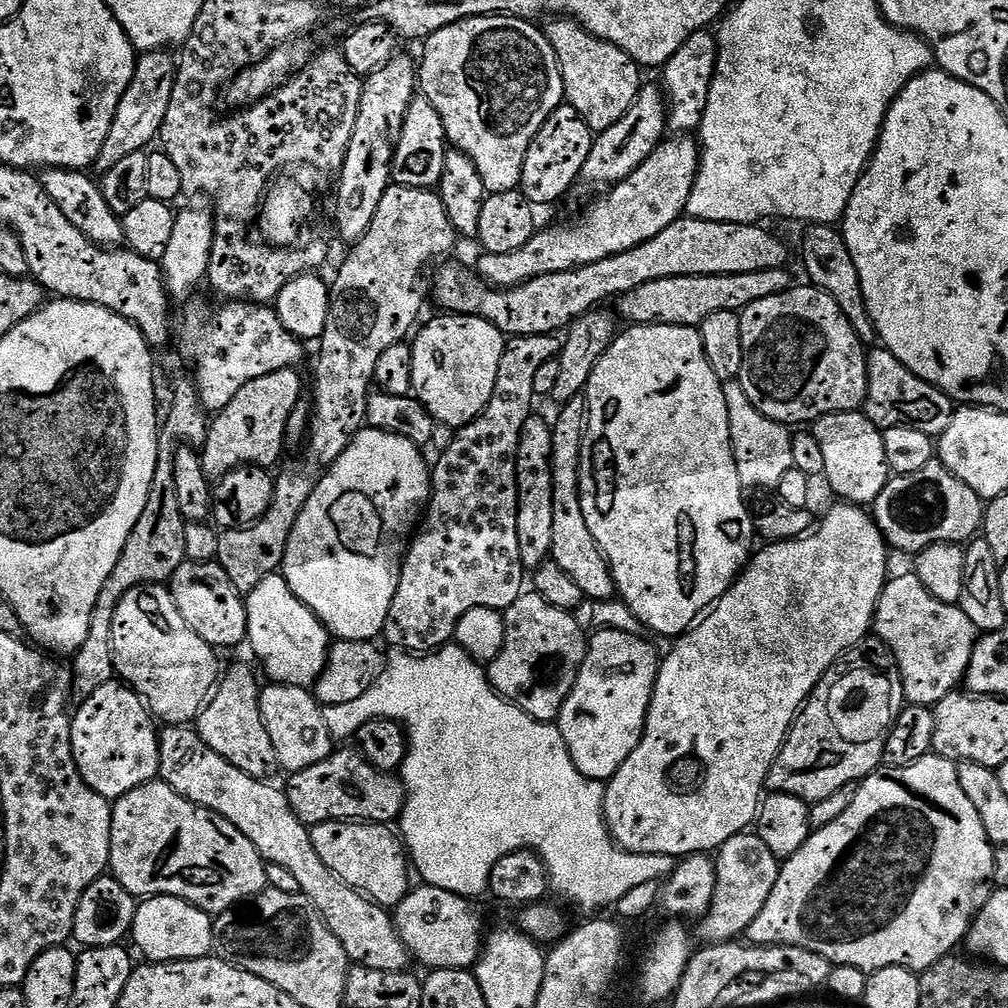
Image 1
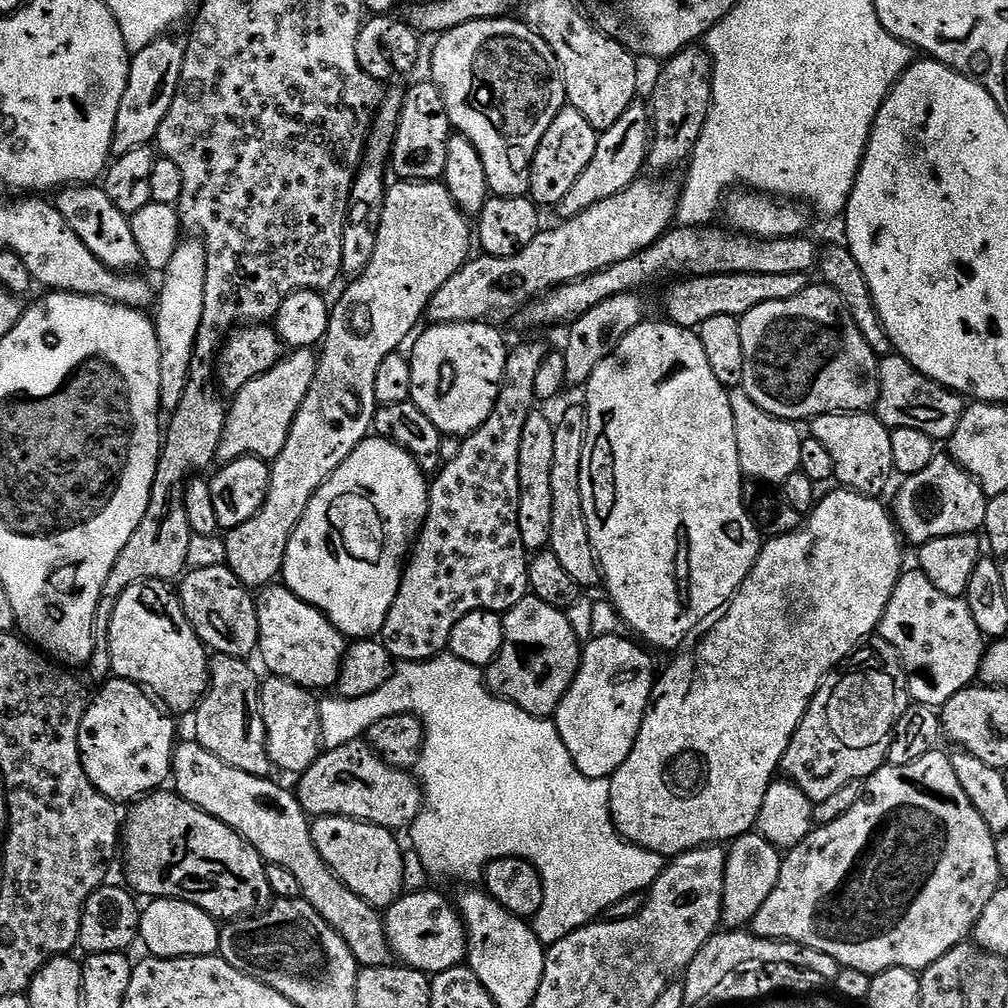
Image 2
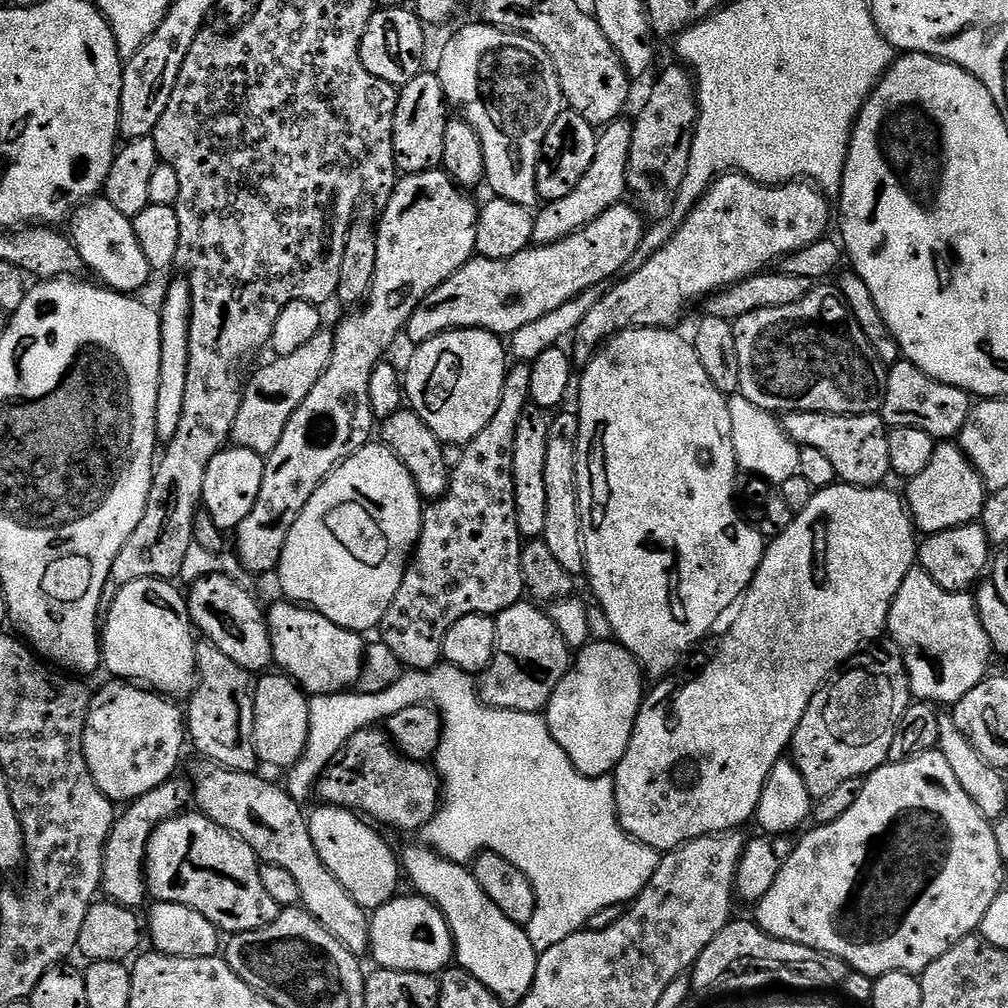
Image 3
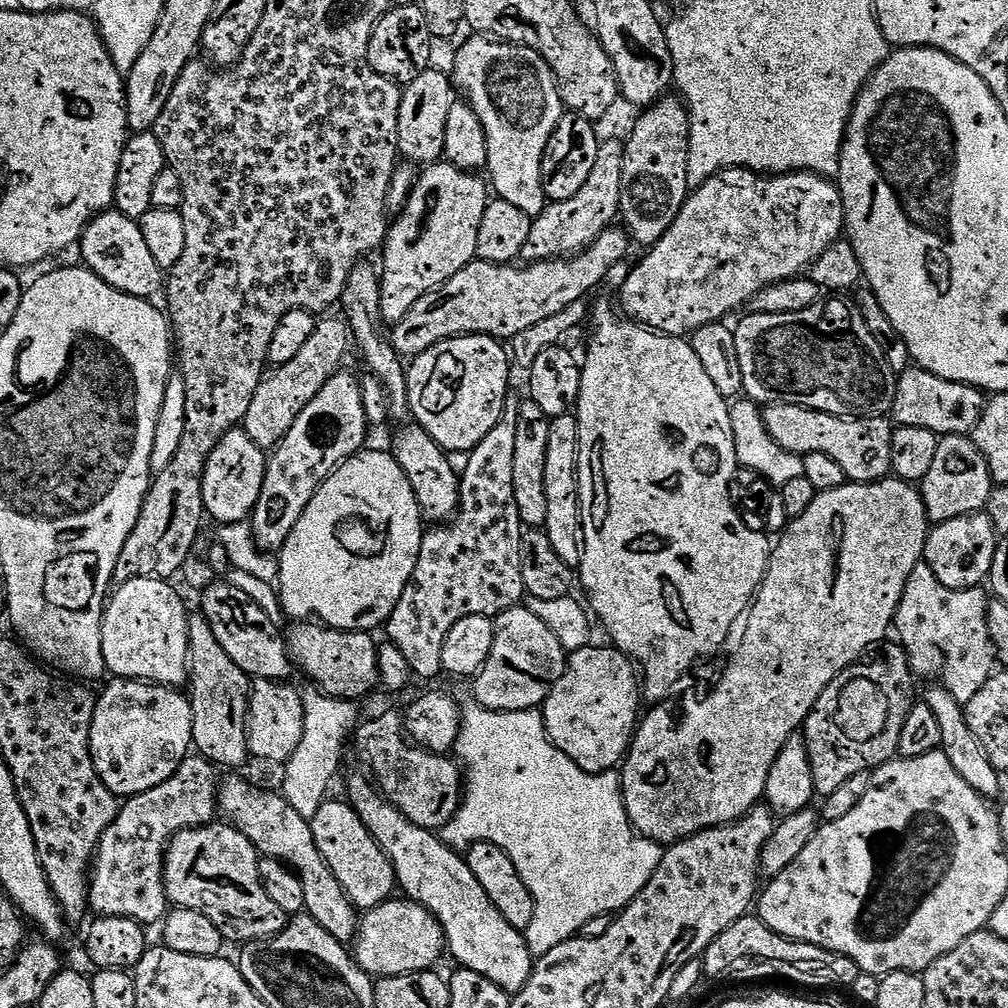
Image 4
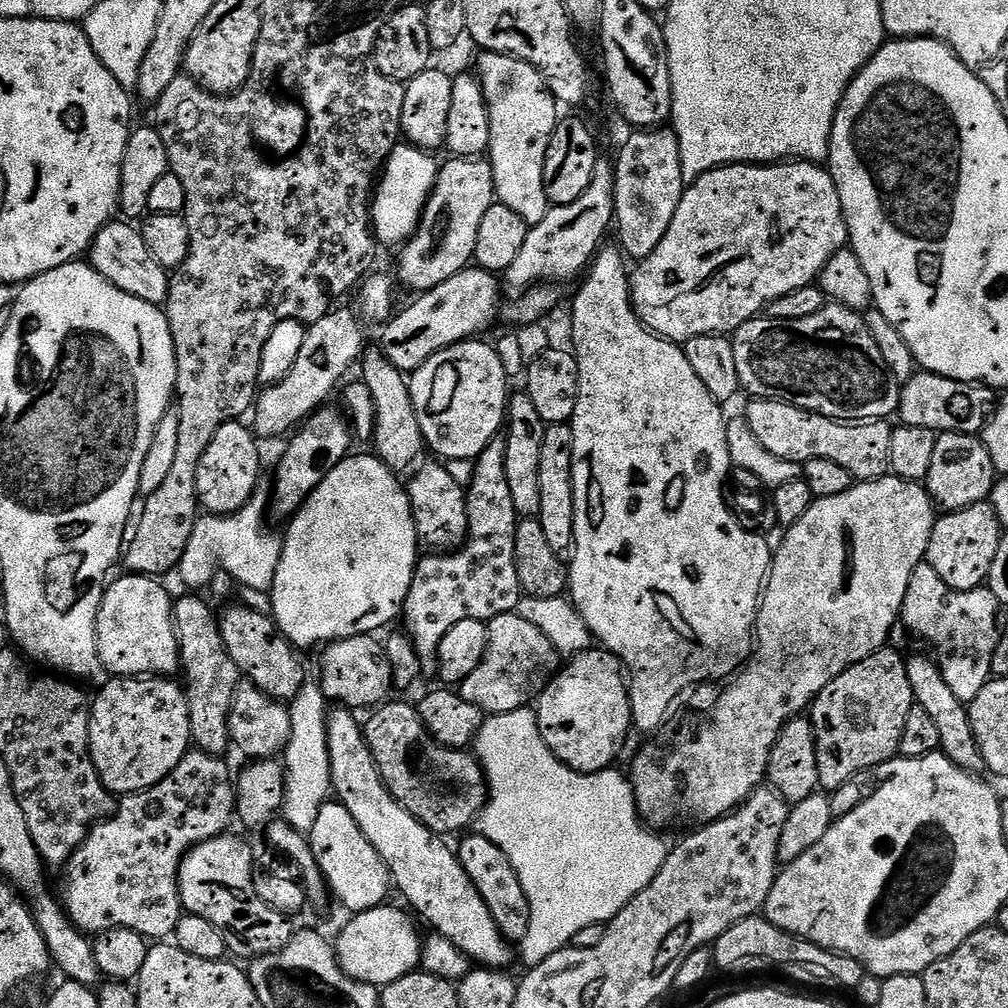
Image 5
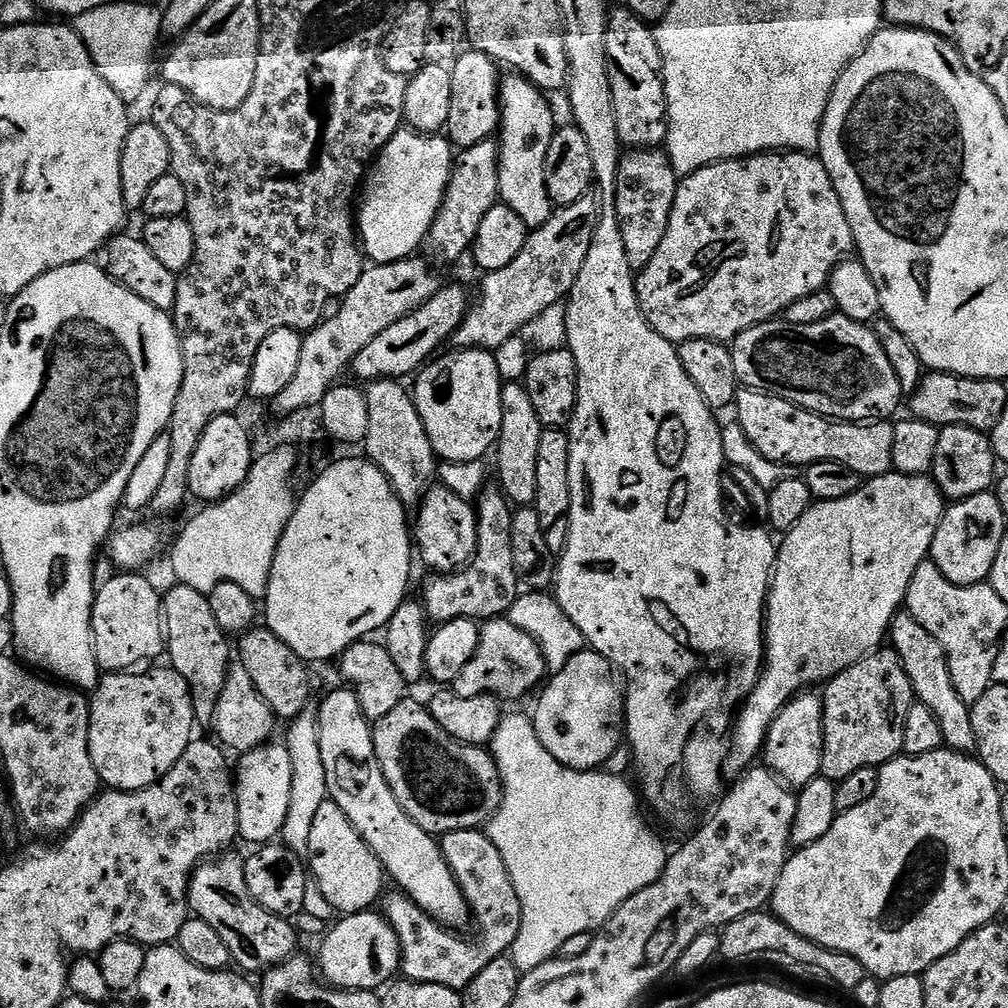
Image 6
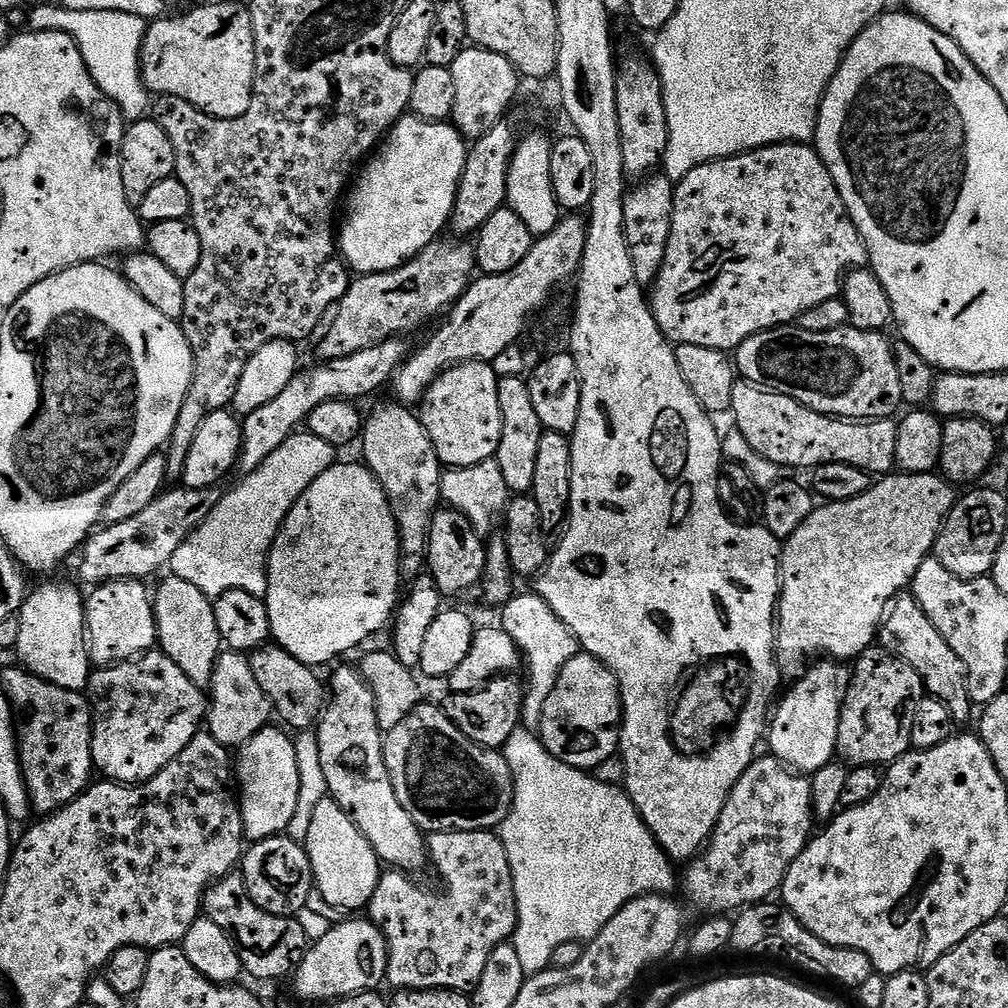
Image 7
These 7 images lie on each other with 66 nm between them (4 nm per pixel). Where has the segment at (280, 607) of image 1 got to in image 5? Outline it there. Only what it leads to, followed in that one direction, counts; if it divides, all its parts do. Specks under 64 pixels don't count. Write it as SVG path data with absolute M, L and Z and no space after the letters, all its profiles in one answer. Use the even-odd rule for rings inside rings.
M372 634L351 636L345 640L331 641L323 649L318 683L329 701L336 700L332 702L349 710L361 710L379 706L389 699L388 692L393 691L392 667L387 647L376 639Z

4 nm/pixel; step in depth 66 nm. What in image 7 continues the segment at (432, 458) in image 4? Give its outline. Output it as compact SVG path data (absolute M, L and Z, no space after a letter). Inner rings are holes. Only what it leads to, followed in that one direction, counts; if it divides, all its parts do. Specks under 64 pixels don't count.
M449 506L437 508L430 522L426 568L434 578L441 597L460 596L470 591L475 584L477 587L484 579L487 557L485 537L475 531L459 510Z

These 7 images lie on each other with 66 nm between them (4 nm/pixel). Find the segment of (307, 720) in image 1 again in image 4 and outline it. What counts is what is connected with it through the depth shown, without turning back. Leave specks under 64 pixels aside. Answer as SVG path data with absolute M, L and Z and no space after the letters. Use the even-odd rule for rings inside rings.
M256 680L251 685L248 698L248 750L253 757L269 760L272 764L287 764L298 742L302 742L302 730L306 727L306 702L291 688L288 682Z

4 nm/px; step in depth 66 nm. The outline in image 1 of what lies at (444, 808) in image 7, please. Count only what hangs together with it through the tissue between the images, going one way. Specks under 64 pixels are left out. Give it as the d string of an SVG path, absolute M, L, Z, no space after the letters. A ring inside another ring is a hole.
M349 748L333 751L322 762L287 777L288 801L296 817L309 826L331 820L385 826L399 821L406 795L403 783L393 773L370 766L359 750Z

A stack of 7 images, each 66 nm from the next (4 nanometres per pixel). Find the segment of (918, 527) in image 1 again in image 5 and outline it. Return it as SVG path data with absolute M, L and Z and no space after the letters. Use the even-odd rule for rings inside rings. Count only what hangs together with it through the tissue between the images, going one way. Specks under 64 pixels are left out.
M941 432L936 437L934 458L930 465L930 474L926 481L932 503L944 512L966 510L966 506L983 504L992 495L992 485L996 483L998 473L983 439L979 435L971 436L961 432Z

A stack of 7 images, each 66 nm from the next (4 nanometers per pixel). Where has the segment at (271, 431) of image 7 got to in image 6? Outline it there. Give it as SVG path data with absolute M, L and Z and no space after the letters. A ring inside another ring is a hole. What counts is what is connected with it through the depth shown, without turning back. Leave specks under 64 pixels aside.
M458 285L442 286L426 302L398 322L394 326L382 330L374 342L368 343L365 348L352 360L350 369L360 382L373 380L399 380L404 376L415 377L429 363L430 358L435 357L441 351L445 343L451 341L452 335L458 330L458 326L464 320L470 307L470 296L463 292Z

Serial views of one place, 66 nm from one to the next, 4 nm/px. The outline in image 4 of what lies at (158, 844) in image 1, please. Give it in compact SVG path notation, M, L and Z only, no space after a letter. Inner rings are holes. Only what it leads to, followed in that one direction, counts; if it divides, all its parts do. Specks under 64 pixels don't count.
M227 822L179 832L164 853L164 885L169 905L206 914L225 941L233 940L236 946L277 936L290 918L266 898L260 881L260 862L255 846Z

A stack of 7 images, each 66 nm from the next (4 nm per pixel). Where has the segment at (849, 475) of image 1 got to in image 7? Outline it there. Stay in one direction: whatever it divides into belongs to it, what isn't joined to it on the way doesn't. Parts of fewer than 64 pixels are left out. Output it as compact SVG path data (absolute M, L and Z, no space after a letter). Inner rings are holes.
M737 379L734 386L734 402L732 403L731 419L734 426L770 462L780 464L784 468L799 470L808 468L815 470L819 464L826 462L846 462L850 466L858 466L873 474L888 474L896 468L896 443L898 442L897 421L886 420L841 420L838 416L827 416L821 412L802 406L794 398L786 398L786 394L770 392L766 388L757 388L747 380Z

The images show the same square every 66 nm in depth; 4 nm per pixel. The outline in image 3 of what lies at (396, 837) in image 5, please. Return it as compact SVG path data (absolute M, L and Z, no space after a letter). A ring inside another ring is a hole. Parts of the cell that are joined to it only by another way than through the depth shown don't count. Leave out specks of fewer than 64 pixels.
M423 843L412 844L402 852L402 872L415 891L435 904L452 930L454 960L482 986L486 986L506 1006L519 1006L534 986L538 953L523 924L510 922L502 910L482 890L476 876L465 865L455 864Z

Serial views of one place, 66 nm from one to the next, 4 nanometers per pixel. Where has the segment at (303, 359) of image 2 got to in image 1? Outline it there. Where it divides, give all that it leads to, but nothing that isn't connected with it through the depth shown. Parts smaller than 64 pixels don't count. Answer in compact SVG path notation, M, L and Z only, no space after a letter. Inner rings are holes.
M295 367L283 368L246 382L246 386L234 394L230 406L215 413L202 445L204 470L209 478L219 478L245 466L271 469L272 464L281 463L288 420L301 403L300 376L296 371Z

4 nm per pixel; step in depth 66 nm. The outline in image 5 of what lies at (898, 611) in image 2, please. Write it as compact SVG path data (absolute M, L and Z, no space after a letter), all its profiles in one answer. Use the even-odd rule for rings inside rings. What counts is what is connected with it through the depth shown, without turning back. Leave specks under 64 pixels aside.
M925 562L910 574L910 586L906 590L900 620L933 648L931 651L940 665L942 678L946 678L946 686L950 686L960 700L970 702L978 698L978 690L982 690L992 676L992 659L1002 623L1000 611L1000 599L991 588L985 586L959 592L946 586L946 582L938 578L934 566Z

